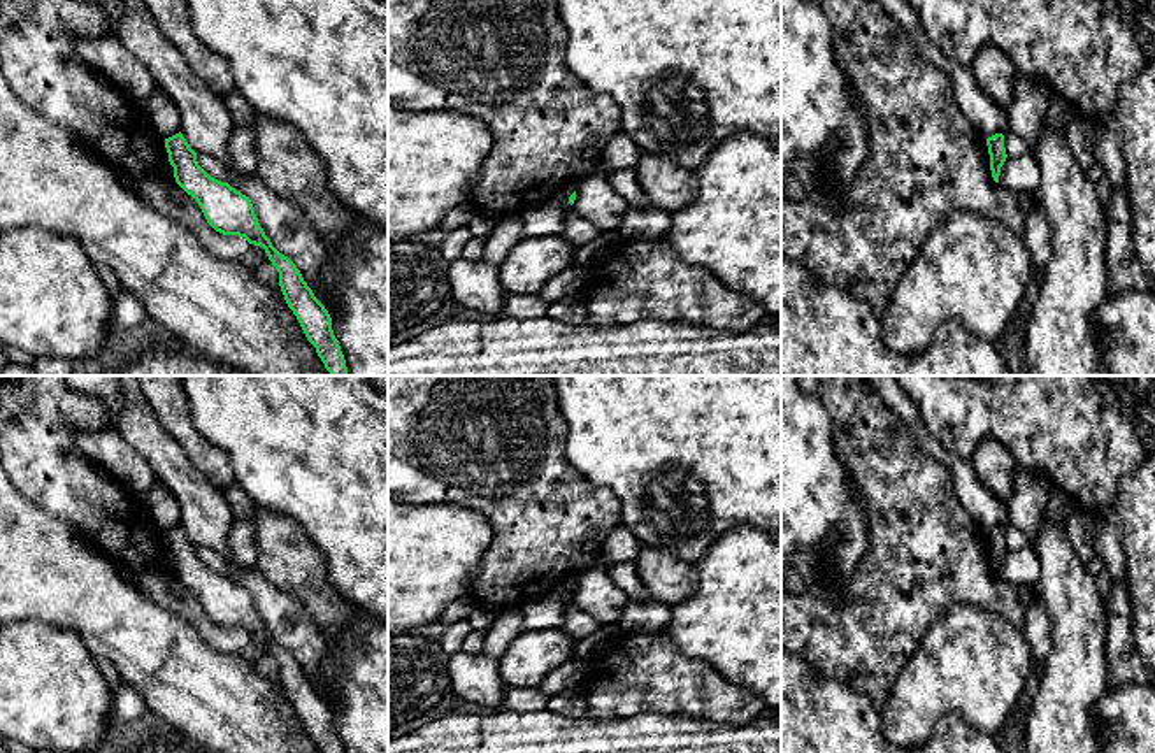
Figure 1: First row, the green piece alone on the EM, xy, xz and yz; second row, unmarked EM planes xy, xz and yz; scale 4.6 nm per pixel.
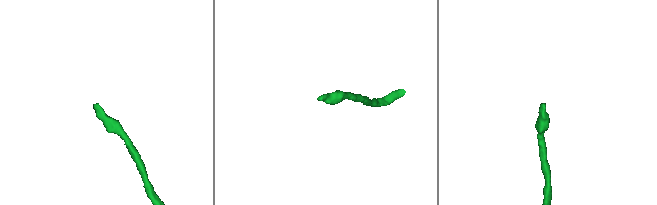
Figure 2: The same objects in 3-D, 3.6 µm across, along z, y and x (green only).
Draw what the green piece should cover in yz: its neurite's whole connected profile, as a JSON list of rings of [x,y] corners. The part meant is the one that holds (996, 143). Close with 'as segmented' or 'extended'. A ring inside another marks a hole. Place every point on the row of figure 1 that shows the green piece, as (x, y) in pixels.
[[[995,133],[986,139],[988,154],[990,154],[990,170],[995,183],[999,183],[1001,167],[1004,165],[1008,154],[1004,147],[1004,135]]] | as segmented

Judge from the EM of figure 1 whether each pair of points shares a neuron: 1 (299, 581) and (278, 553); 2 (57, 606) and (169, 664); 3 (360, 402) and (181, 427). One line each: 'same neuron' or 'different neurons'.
1: same neuron
2: same neuron
3: different neurons

